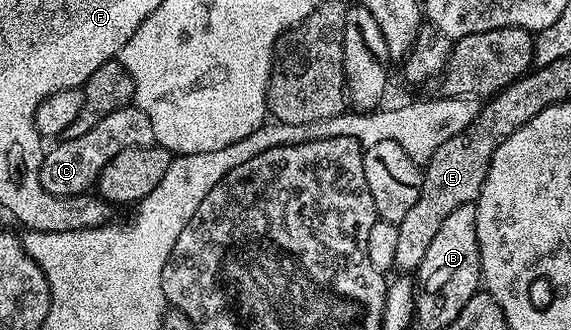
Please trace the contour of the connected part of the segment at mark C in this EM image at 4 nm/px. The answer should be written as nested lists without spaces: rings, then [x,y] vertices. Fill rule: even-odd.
[[[129,106],[122,110],[114,110],[114,114],[106,114],[102,122],[90,126],[90,130],[76,134],[73,140],[61,139],[45,151],[40,167],[40,181],[46,190],[55,196],[82,196],[95,185],[102,174],[106,162],[114,158],[114,154],[122,154],[122,150],[131,148],[150,148],[156,144],[154,126],[150,126],[150,118],[142,114],[142,110]]]

